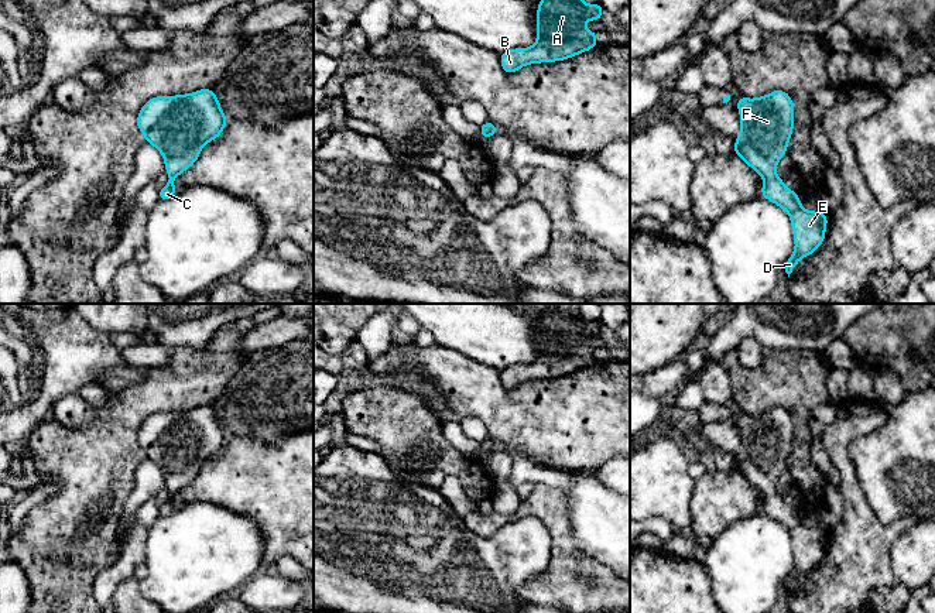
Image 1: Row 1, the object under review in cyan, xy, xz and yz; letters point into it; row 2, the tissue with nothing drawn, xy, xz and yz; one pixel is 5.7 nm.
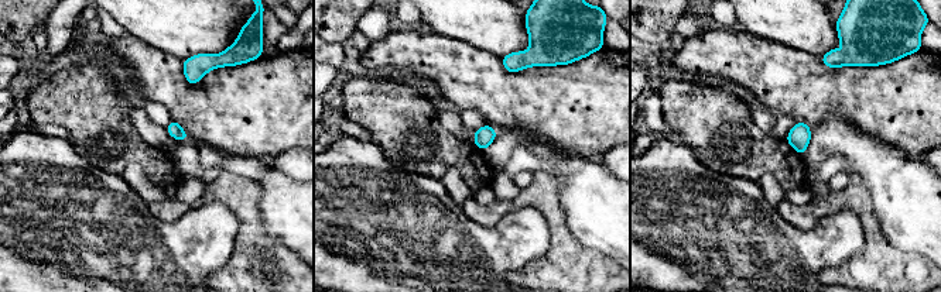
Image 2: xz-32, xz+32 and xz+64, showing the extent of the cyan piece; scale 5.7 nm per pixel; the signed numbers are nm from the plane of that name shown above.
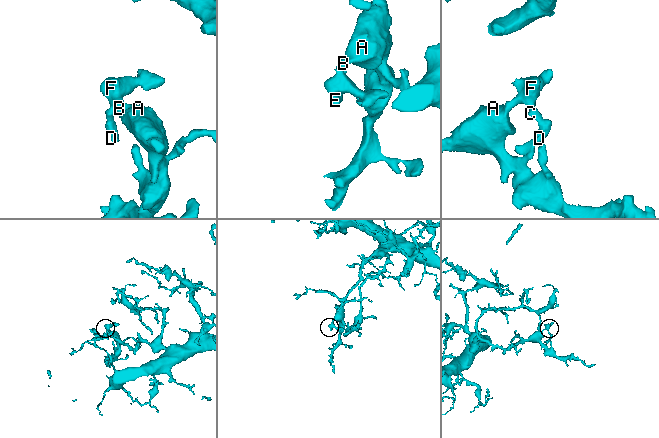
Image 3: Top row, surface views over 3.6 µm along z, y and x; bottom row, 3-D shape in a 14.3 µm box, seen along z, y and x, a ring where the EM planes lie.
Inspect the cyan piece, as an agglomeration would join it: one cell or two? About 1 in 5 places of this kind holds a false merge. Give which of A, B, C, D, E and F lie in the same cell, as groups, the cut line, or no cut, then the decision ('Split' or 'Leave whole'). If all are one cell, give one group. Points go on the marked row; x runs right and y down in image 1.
Groups: A B C D E F. No split. Leave whole

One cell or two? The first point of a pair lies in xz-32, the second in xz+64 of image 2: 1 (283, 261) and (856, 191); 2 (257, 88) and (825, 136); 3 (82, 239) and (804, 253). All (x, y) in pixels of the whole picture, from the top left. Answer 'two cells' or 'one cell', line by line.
1: one cell
2: two cells
3: one cell

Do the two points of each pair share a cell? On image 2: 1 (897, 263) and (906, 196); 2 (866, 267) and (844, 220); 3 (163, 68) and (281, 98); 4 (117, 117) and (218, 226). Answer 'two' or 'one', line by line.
1: two
2: two
3: one
4: two

